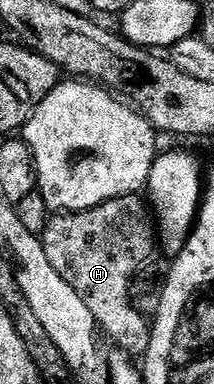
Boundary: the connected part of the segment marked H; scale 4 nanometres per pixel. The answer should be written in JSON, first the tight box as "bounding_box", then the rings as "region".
{"bounding_box":[42,194,158,357],"region":[[[139,194],[119,195],[117,199],[106,199],[95,205],[85,206],[88,207],[85,211],[72,211],[69,215],[53,214],[42,236],[50,265],[54,265],[54,269],[58,269],[59,275],[62,276],[62,281],[70,281],[78,297],[86,301],[90,313],[94,313],[97,328],[107,338],[109,335],[120,346],[117,348],[129,357],[142,357],[148,352],[152,336],[149,320],[134,310],[130,297],[132,278],[149,259],[153,258],[158,247],[158,228],[154,222],[153,212],[149,204],[140,198]]]}

